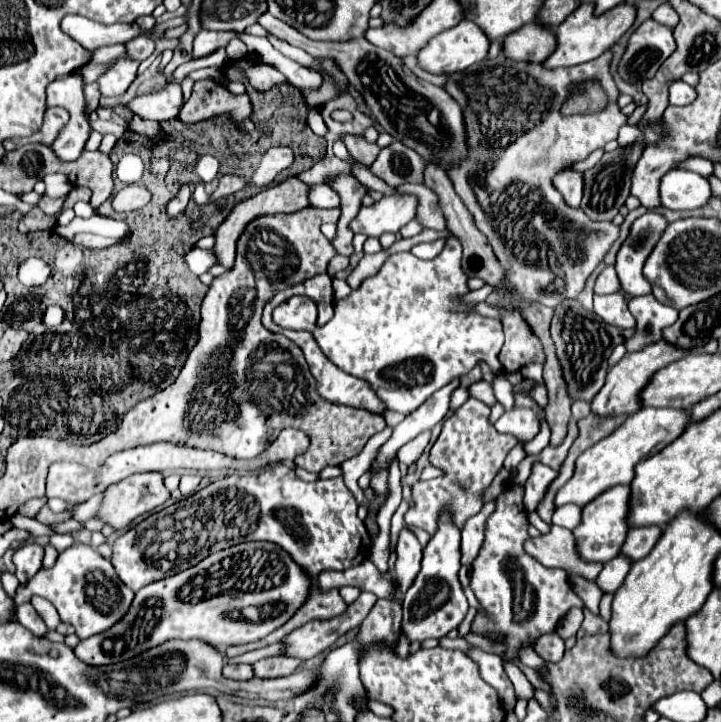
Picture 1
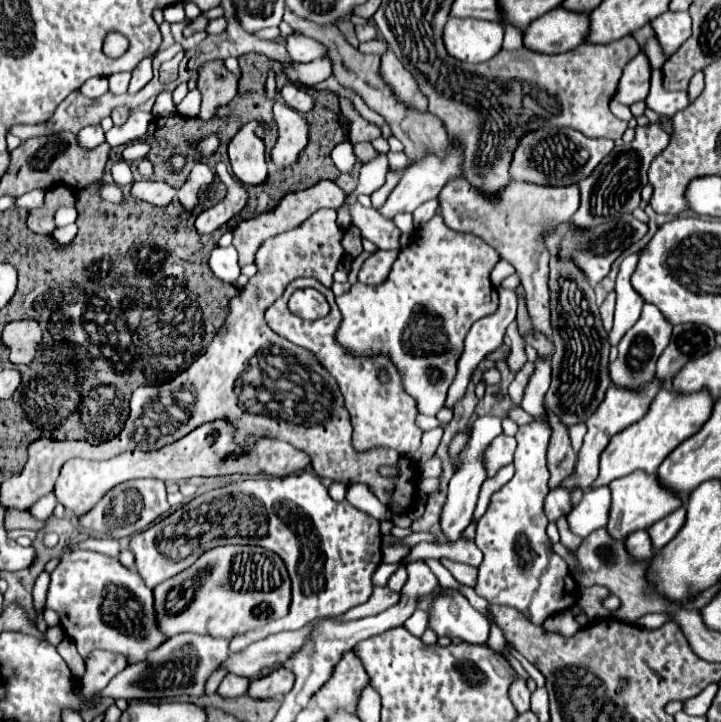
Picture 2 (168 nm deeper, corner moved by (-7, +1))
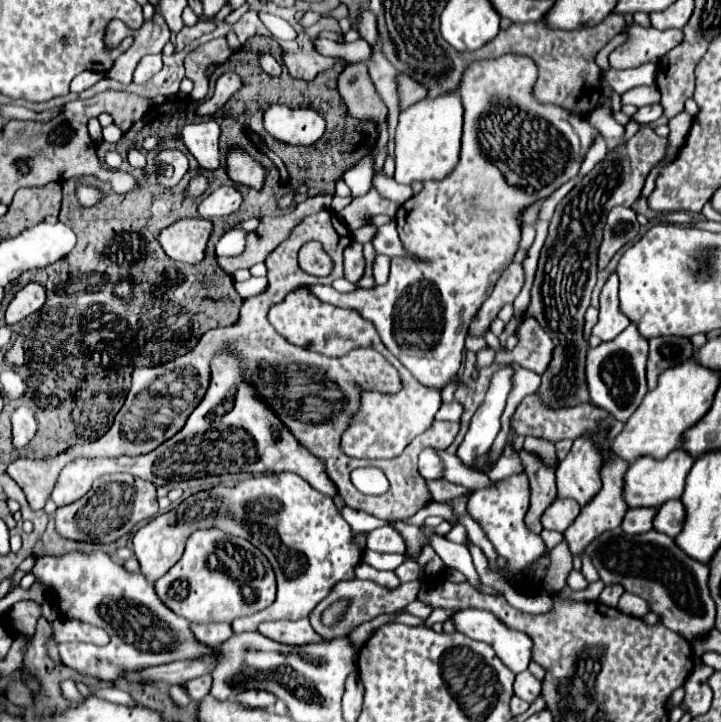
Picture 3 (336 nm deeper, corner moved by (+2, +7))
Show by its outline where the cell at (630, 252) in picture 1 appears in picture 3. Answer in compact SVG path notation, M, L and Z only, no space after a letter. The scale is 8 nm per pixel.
M612 272L600 294L598 324L592 328L592 334L596 334L604 342L616 338L630 324L628 318L624 318L624 314L620 314L618 304L620 304L618 302L618 274Z

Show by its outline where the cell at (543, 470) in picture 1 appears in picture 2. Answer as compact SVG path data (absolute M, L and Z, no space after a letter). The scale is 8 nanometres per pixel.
M557 488L557 492L549 492L545 500L545 514L549 522L557 522L561 516L567 516L573 510L571 506L571 494L565 492L565 488Z

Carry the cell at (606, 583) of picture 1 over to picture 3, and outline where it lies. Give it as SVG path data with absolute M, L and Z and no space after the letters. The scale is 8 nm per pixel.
M636 508L628 510L624 516L624 522L620 524L626 534L644 534L652 530L652 518L656 514L656 508Z

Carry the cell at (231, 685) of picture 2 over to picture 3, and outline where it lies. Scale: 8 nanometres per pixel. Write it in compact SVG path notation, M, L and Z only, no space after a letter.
M210 674L198 676L198 678L190 680L190 682L186 682L184 686L186 686L186 690L188 690L188 694L190 694L192 700L202 700L204 696L210 694L210 688L212 688L212 676L210 676Z

